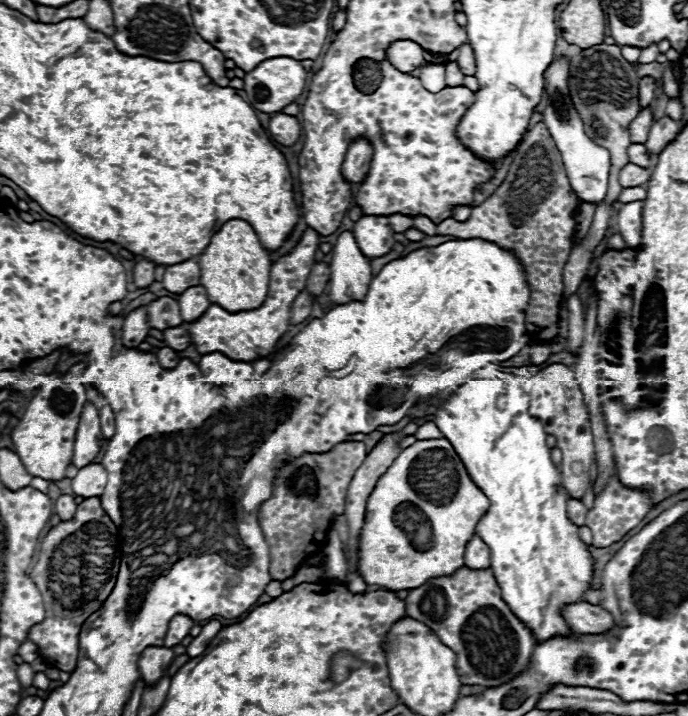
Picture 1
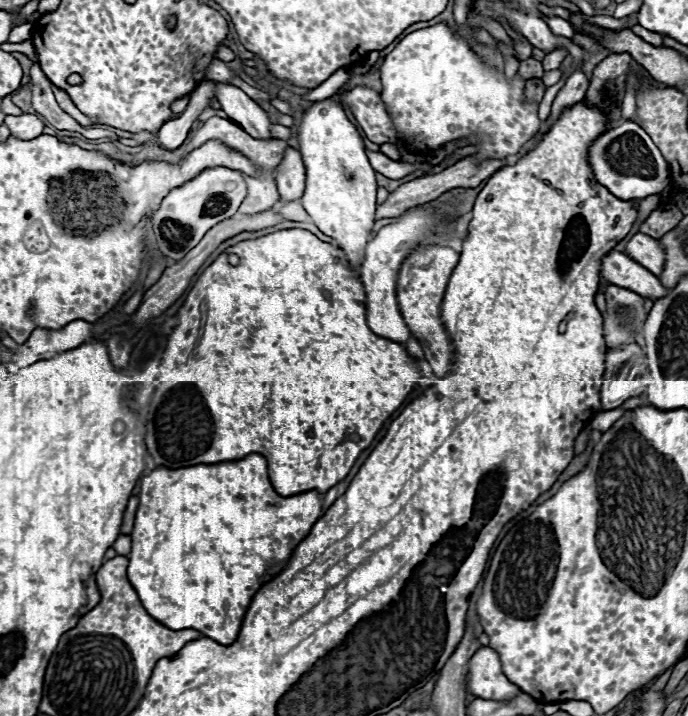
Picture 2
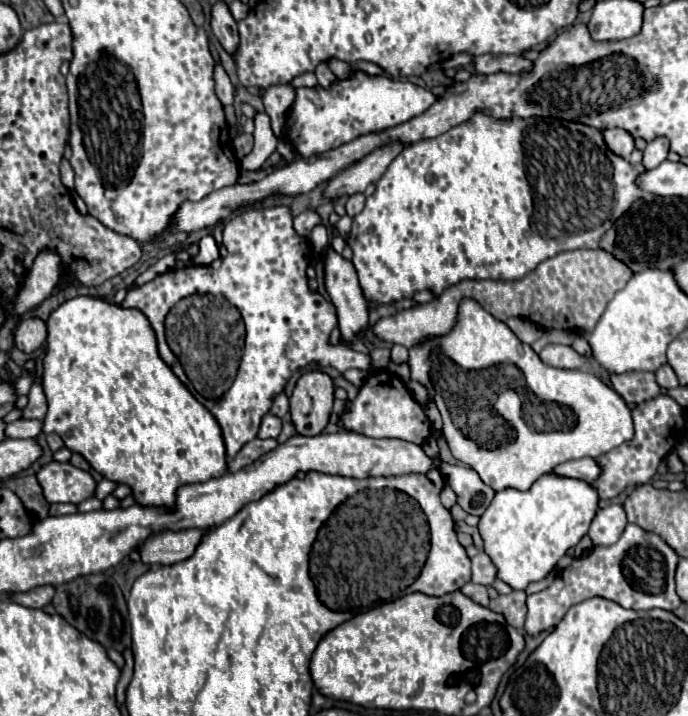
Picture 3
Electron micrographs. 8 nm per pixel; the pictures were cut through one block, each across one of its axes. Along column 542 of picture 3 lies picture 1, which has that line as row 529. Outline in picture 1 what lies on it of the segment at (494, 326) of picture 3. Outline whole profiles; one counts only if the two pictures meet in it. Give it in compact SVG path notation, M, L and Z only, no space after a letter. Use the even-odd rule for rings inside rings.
M444 438L416 440L402 450L394 464L382 474L366 504L366 520L360 534L360 562L358 568L366 584L388 590L410 590L422 586L428 578L450 576L464 566L464 550L478 520L486 514L490 502L482 490L470 480L462 460L452 444Z

